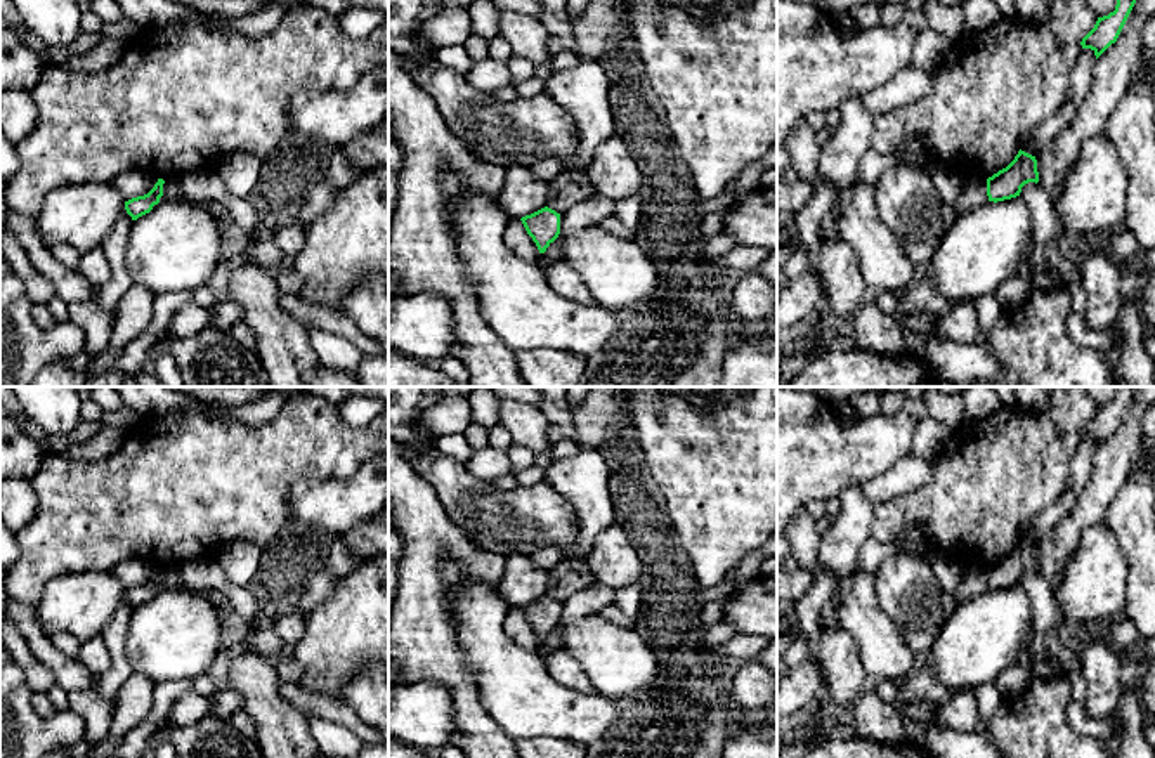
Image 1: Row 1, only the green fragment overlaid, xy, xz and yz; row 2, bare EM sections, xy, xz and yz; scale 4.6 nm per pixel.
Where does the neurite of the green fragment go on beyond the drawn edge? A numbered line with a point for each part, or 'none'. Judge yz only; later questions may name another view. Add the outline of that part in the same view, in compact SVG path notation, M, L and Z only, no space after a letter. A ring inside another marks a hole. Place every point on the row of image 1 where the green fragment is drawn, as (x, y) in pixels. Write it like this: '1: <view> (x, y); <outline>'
none

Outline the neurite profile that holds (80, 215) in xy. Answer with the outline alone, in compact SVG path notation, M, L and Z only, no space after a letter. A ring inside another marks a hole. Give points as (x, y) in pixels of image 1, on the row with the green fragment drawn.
M85 182L52 189L40 208L36 231L80 253L101 246L121 213L125 199L111 182Z

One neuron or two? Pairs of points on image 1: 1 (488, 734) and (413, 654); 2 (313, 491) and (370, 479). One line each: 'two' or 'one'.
1: one
2: one

